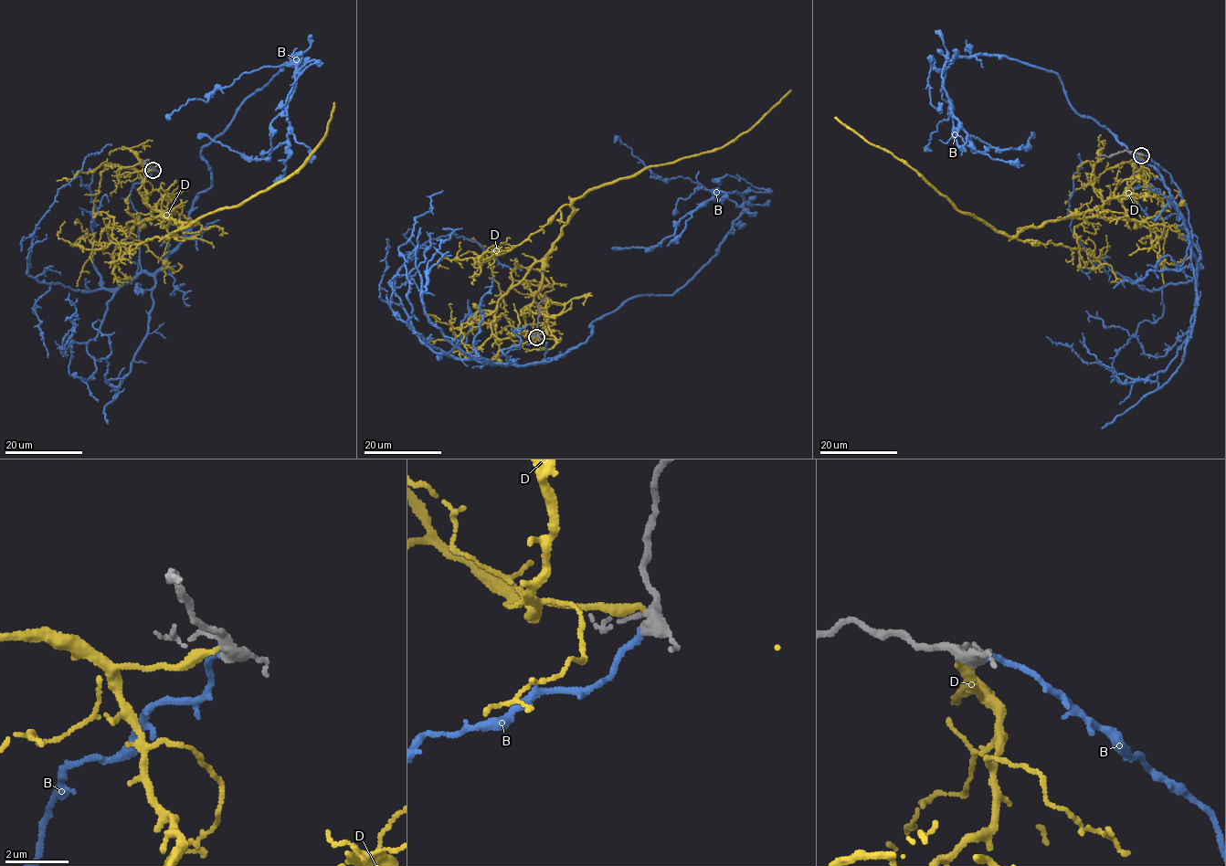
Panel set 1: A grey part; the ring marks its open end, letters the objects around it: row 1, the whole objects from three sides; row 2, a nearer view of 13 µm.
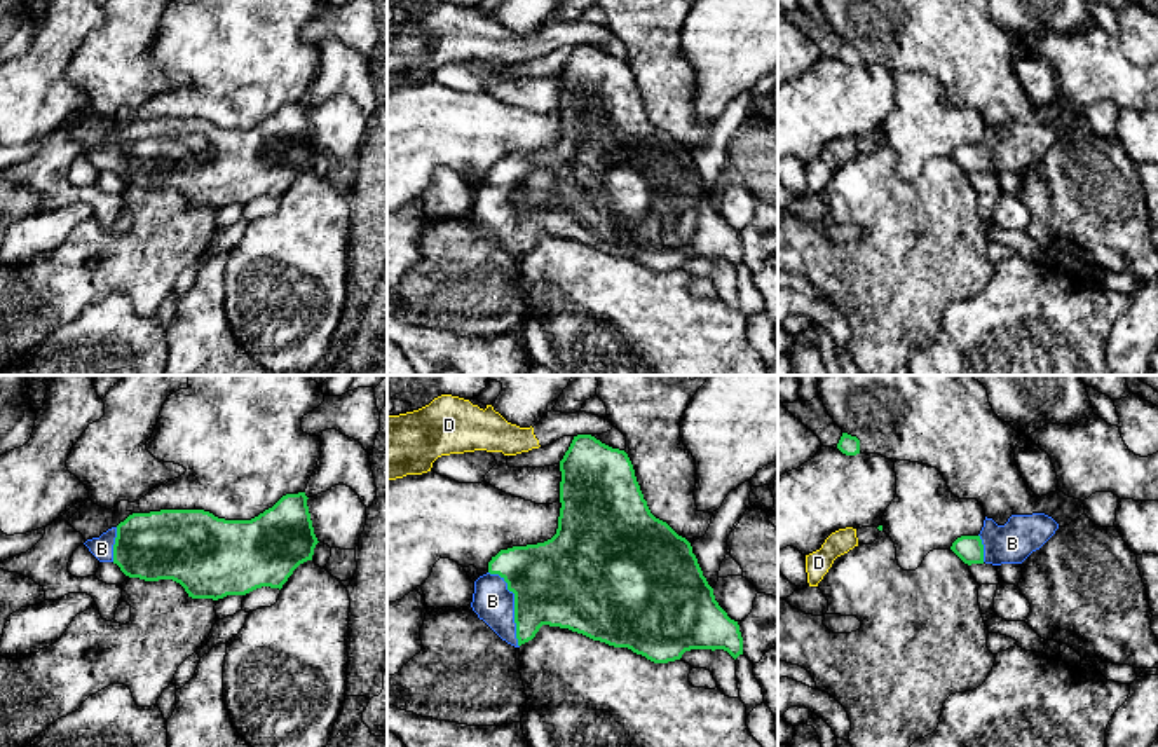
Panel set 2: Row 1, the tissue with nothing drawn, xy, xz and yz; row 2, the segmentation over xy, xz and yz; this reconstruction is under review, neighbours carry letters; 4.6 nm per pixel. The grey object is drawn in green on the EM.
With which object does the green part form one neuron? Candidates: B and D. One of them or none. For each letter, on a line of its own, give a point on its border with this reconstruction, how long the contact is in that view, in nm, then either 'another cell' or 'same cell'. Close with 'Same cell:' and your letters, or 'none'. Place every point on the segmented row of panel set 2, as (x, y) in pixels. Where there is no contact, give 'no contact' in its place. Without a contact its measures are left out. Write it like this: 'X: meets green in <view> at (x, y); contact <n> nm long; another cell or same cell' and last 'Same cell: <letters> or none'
B: meets green in xz at (515, 606); contact 380 nm long; same cell
D: no contact; another cell
Same cell: B

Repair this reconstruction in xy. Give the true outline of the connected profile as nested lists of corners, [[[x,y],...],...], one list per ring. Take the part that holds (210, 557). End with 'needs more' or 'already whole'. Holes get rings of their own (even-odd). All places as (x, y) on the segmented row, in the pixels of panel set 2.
[[[305,492],[286,494],[251,520],[225,520],[204,510],[133,513],[117,527],[84,545],[99,562],[113,562],[129,578],[173,579],[192,599],[246,595],[256,588],[283,588],[293,571],[312,560],[319,543]]] | needs more

